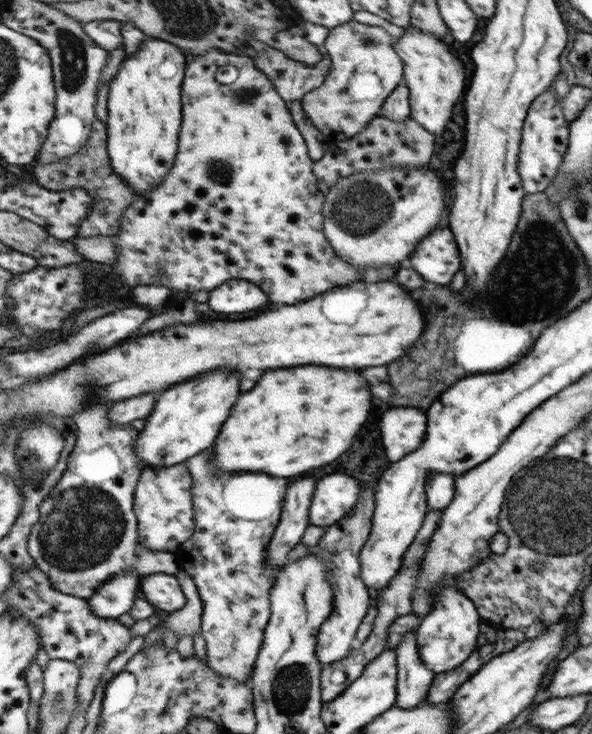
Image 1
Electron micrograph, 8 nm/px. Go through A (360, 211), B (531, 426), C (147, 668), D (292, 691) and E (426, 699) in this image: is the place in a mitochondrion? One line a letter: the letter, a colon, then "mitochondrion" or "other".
A: mitochondrion
B: other
C: mitochondrion
D: mitochondrion
E: other

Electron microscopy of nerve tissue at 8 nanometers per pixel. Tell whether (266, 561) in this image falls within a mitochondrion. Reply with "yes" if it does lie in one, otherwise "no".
no

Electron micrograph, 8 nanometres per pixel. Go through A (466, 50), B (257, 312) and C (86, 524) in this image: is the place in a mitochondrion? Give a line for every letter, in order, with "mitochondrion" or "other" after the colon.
A: other
B: other
C: mitochondrion

